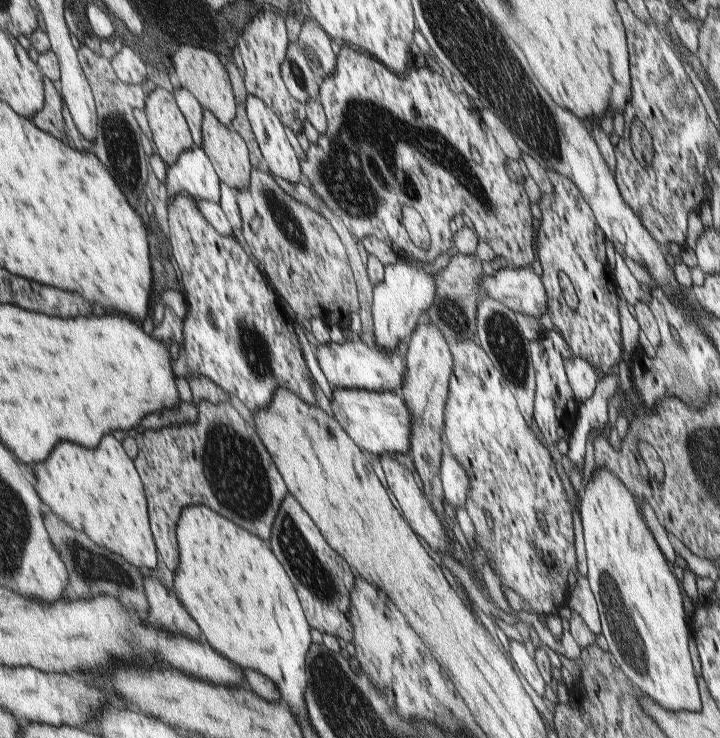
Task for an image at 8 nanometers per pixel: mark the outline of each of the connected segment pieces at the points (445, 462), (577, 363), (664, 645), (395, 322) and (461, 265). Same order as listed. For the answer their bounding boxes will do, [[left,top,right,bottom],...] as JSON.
[[439,452,470,510],[564,356,600,404],[580,468,702,709],[373,257,438,350],[438,253,484,328]]

